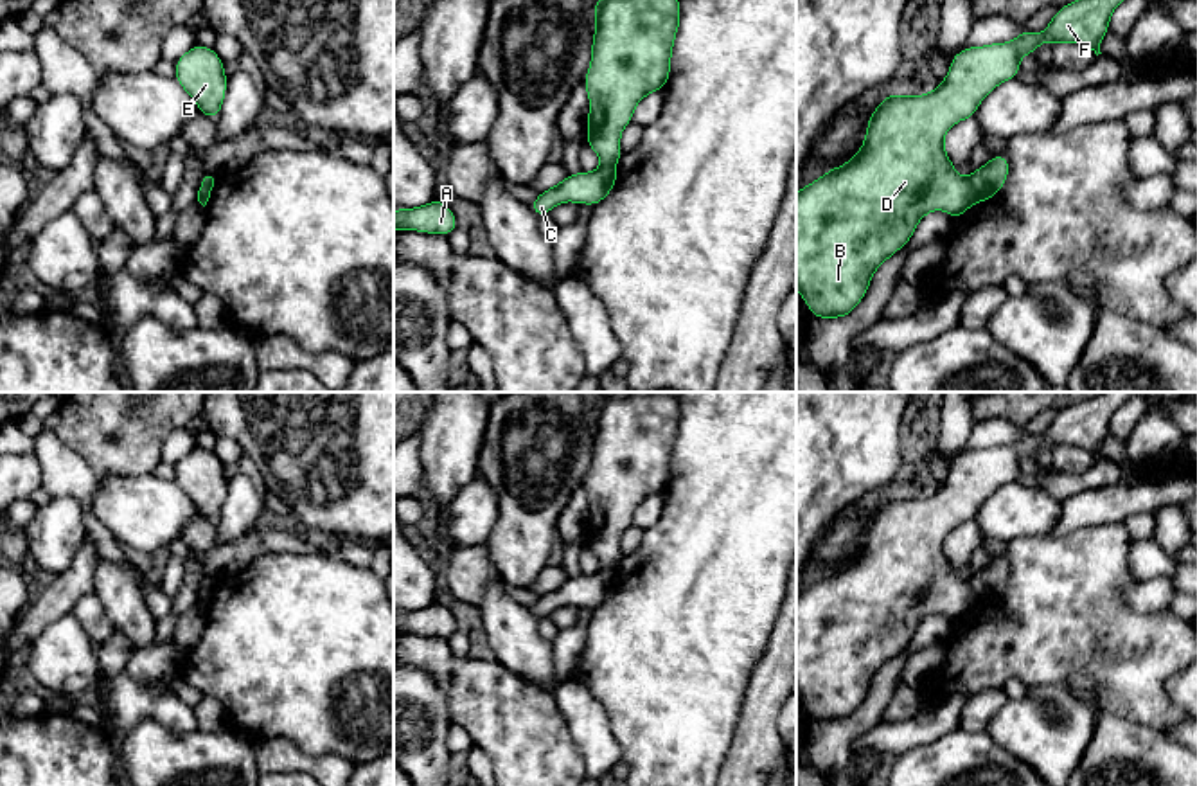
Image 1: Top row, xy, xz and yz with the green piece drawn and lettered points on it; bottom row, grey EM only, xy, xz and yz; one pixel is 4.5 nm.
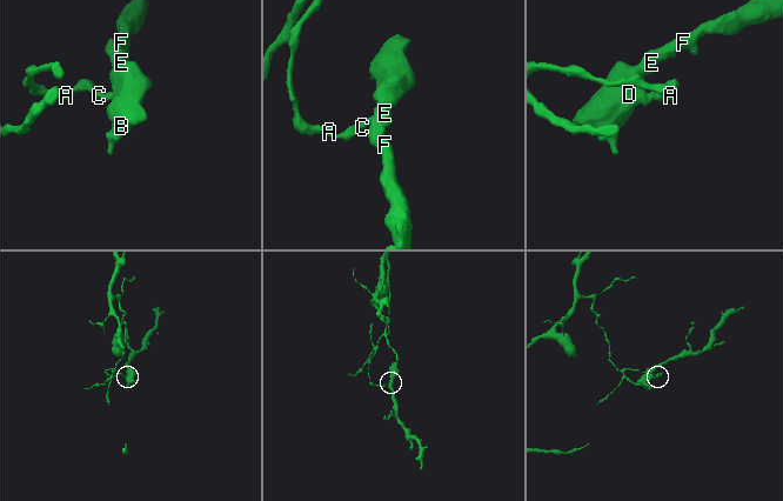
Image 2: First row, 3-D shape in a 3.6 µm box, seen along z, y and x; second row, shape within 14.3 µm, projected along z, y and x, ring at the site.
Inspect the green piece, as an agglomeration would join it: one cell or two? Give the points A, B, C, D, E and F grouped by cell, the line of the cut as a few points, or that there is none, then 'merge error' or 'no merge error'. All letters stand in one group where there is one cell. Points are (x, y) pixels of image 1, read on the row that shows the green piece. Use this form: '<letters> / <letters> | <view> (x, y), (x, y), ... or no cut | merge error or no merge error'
A C / B D E F | yz (967, 180), (978, 200) | merge error

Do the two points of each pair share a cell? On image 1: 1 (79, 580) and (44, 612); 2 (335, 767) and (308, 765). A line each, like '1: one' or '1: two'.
1: one
2: one

